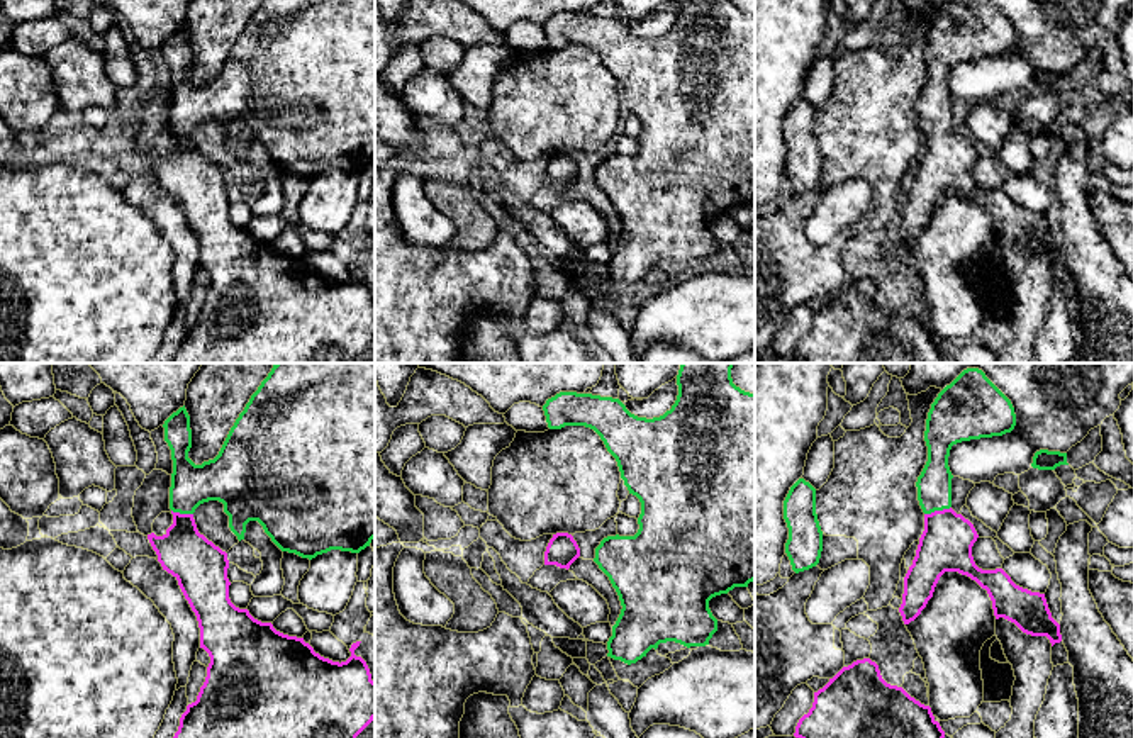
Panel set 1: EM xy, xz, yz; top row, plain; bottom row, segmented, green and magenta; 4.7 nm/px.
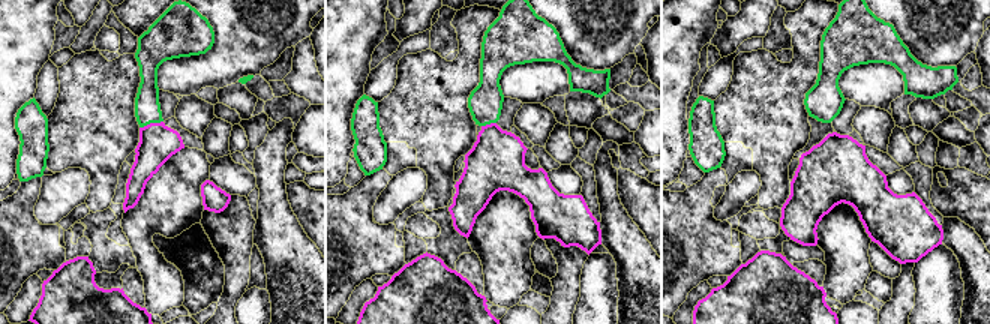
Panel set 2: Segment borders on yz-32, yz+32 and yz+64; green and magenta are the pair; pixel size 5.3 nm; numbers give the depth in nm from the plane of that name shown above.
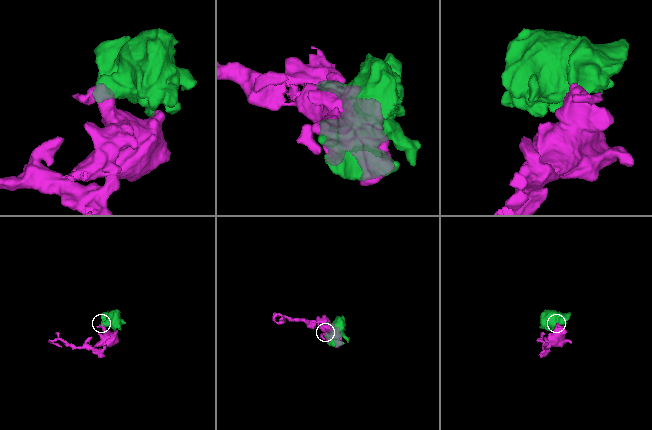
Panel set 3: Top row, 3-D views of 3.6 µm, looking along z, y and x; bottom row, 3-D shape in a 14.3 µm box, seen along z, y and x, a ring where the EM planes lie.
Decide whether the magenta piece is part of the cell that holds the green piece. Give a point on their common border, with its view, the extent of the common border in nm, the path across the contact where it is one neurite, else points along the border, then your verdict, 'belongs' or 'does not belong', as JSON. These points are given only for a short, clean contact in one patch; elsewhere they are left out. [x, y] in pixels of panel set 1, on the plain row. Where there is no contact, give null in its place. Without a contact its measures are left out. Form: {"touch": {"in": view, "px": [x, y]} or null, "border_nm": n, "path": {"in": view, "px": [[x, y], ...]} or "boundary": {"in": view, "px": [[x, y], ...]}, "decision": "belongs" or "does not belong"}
{"touch": {"in": "yz", "px": [937, 129]}, "border_nm": 130, "decision": "belongs"}

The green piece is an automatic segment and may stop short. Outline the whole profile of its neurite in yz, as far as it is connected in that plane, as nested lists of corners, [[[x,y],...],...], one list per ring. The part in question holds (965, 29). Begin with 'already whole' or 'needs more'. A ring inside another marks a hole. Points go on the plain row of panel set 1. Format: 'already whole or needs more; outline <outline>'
needs more; outline [[[953,0],[931,24],[924,51],[928,81],[916,102],[924,151],[904,197],[899,227],[904,244],[921,234],[945,192],[958,192],[987,210],[996,239],[1004,238],[1026,254],[1046,256],[1052,266],[1062,261],[1045,214],[1016,205],[1002,188],[982,190],[975,185],[972,166],[979,154],[968,139],[952,129],[952,66],[1002,56],[1014,46],[1011,20],[991,0]]]

